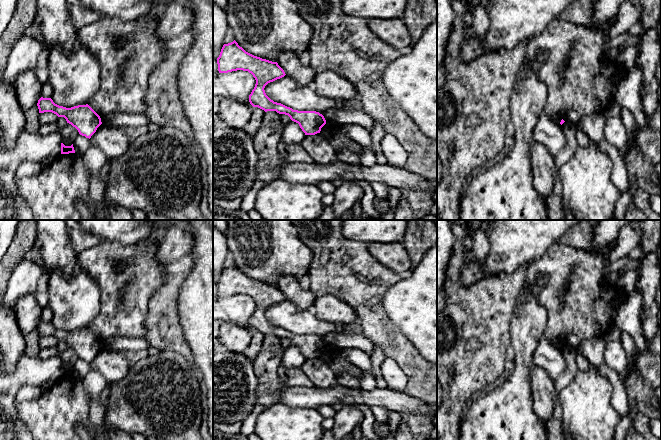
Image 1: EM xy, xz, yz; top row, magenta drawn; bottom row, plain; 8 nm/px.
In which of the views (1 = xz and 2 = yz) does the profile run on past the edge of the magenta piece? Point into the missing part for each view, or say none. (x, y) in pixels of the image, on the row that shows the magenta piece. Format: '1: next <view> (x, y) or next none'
1: next none
2: next none

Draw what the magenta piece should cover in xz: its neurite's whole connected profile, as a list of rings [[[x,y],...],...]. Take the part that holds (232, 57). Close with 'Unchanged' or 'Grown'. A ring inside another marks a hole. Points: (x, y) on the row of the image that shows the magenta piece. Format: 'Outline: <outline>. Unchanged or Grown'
Outline: [[[234,40],[223,45],[217,58],[217,64],[219,73],[243,70],[253,75],[256,84],[249,95],[249,102],[253,107],[258,107],[265,112],[276,111],[279,114],[288,115],[292,121],[299,124],[305,135],[320,133],[321,128],[326,124],[324,116],[319,112],[293,110],[281,103],[274,102],[266,95],[265,86],[286,75],[277,62],[246,52]]]. Unchanged

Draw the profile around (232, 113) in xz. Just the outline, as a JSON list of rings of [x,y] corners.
[[[222,98],[219,104],[221,126],[243,129],[251,118],[253,107],[239,100]]]

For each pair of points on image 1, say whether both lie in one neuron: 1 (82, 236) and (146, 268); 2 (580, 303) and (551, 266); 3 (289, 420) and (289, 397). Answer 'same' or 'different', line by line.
1: different
2: same
3: different

